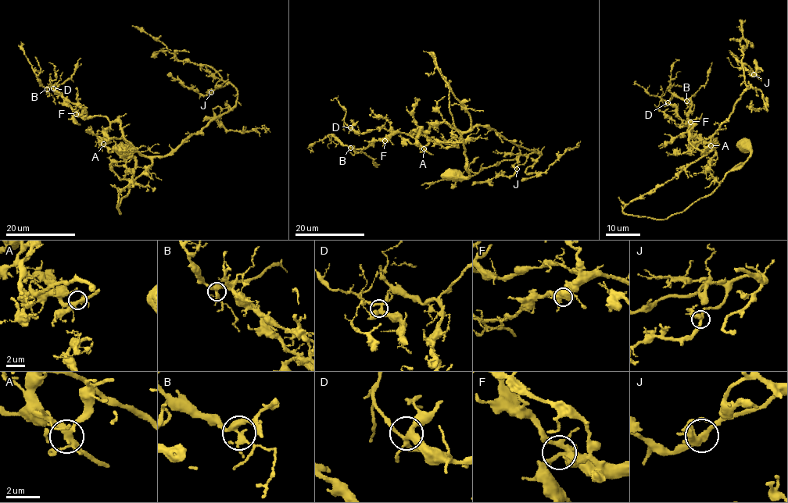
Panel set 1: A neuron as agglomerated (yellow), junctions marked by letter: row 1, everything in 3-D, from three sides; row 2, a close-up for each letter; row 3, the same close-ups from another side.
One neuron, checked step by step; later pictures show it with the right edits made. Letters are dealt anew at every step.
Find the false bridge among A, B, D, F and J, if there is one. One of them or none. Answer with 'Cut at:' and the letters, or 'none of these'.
Cut at: none of these

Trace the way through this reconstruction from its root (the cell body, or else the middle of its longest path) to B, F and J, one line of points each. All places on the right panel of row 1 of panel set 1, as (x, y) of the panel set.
B: (743, 145), (750, 157), (682, 212), (664, 219), (625, 213), (631, 201), (706, 155), (690, 144), (686, 101)
F: (743, 145), (750, 157), (682, 212), (664, 219), (626, 214), (631, 201), (706, 155), (690, 144), (690, 122)
J: (743, 145), (750, 157), (682, 212), (653, 219), (623, 211), (703, 155), (746, 88), (743, 64), (753, 75)

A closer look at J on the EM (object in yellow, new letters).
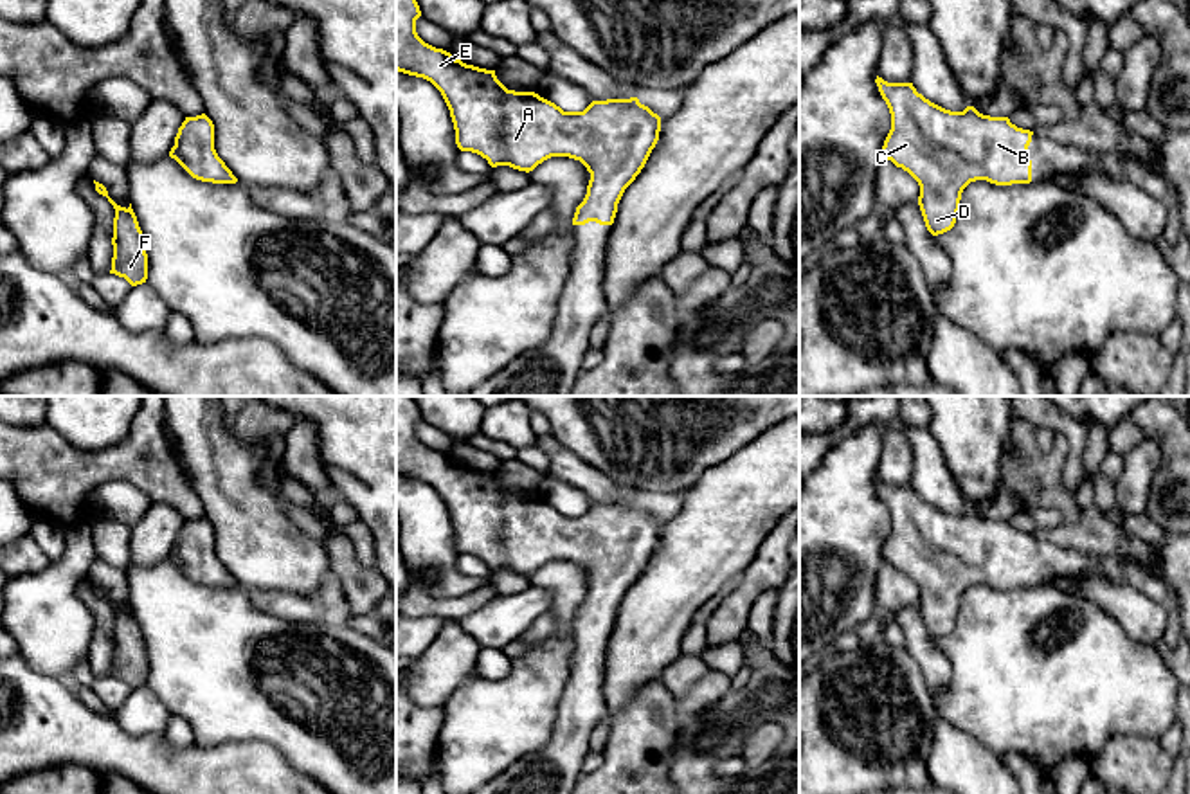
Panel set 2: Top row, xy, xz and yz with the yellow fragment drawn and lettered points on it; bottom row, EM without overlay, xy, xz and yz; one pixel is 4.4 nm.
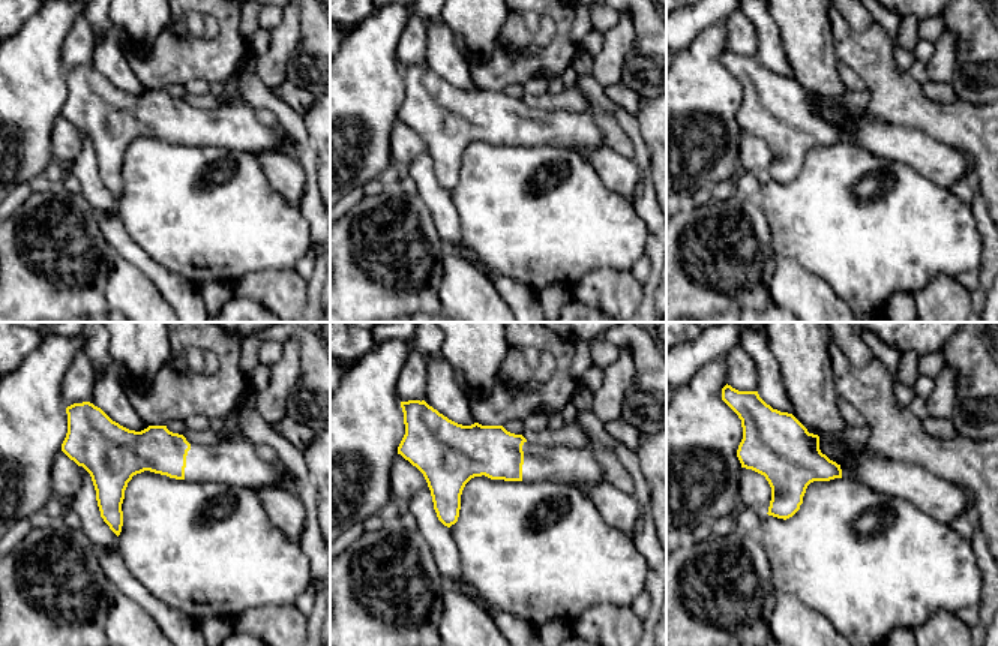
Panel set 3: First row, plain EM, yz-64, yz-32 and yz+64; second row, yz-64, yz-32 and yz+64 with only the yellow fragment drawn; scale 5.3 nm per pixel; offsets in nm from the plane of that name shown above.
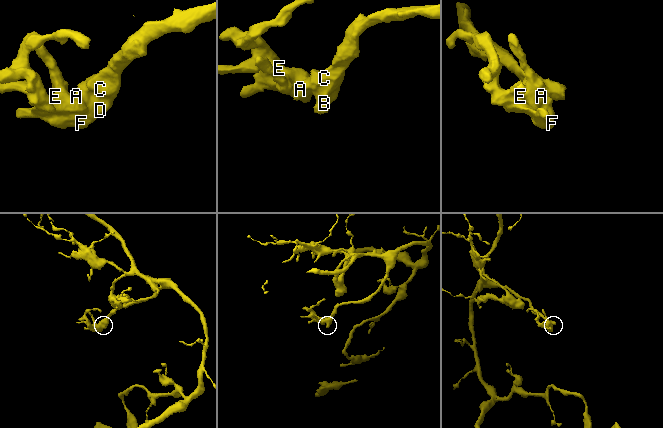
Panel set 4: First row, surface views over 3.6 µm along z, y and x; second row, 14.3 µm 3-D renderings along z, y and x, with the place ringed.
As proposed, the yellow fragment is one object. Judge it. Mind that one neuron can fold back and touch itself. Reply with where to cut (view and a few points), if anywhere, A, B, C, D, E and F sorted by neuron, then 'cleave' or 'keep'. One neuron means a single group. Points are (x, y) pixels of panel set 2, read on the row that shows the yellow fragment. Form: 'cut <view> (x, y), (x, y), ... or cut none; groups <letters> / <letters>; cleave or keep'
cut none; groups A B C D E F; keep

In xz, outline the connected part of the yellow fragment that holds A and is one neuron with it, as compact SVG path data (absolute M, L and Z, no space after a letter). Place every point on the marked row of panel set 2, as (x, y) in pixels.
M396 0L396 70L423 77L441 92L450 110L457 148L481 155L491 167L509 166L526 173L551 157L580 160L590 180L572 225L612 225L625 189L641 173L659 140L661 117L637 97L592 101L583 112L563 112L535 92L508 90L495 70L466 65L450 52L425 43L416 32L419 16L416 0Z

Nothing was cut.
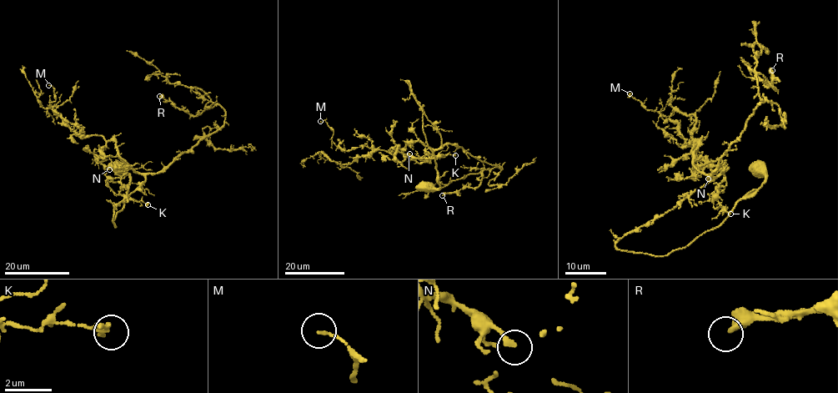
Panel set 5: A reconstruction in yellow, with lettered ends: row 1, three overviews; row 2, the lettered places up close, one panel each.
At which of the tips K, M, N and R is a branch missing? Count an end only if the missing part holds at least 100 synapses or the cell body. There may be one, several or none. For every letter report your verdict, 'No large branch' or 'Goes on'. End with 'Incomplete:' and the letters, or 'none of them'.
K: No large branch
M: No large branch
N: No large branch
R: No large branch
Incomplete: none of them

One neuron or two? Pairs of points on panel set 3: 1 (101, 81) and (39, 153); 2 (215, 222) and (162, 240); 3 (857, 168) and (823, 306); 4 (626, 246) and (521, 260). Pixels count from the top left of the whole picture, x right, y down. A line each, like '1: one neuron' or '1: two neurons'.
1: two neurons
2: one neuron
3: two neurons
4: one neuron

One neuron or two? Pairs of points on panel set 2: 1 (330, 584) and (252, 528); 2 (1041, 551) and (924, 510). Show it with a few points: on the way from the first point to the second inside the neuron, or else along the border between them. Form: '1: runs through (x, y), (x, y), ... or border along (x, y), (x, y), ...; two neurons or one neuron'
1: border along (330, 571), (317, 596); two neurons
2: runs through (1012, 551), (964, 550), (953, 539); one neuron

